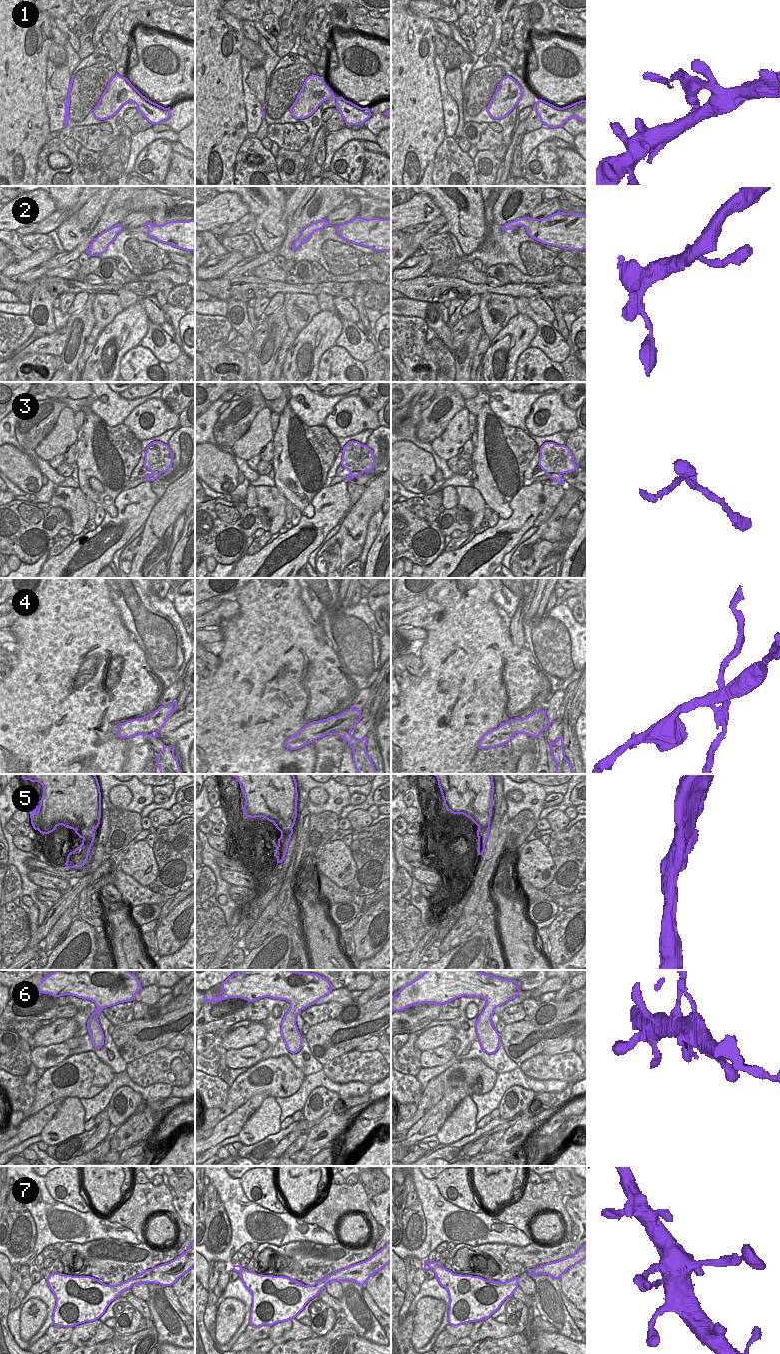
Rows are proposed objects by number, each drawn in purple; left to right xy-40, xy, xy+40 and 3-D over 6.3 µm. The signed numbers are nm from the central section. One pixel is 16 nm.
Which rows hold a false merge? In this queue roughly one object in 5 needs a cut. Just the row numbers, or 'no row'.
1

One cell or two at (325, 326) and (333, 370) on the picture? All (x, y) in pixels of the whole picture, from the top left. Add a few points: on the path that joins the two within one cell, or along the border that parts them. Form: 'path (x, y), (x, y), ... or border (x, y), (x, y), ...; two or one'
border (334, 344), (322, 355), (318, 370); two

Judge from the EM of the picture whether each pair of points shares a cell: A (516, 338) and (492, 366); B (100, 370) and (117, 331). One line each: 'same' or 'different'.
A: same
B: same

